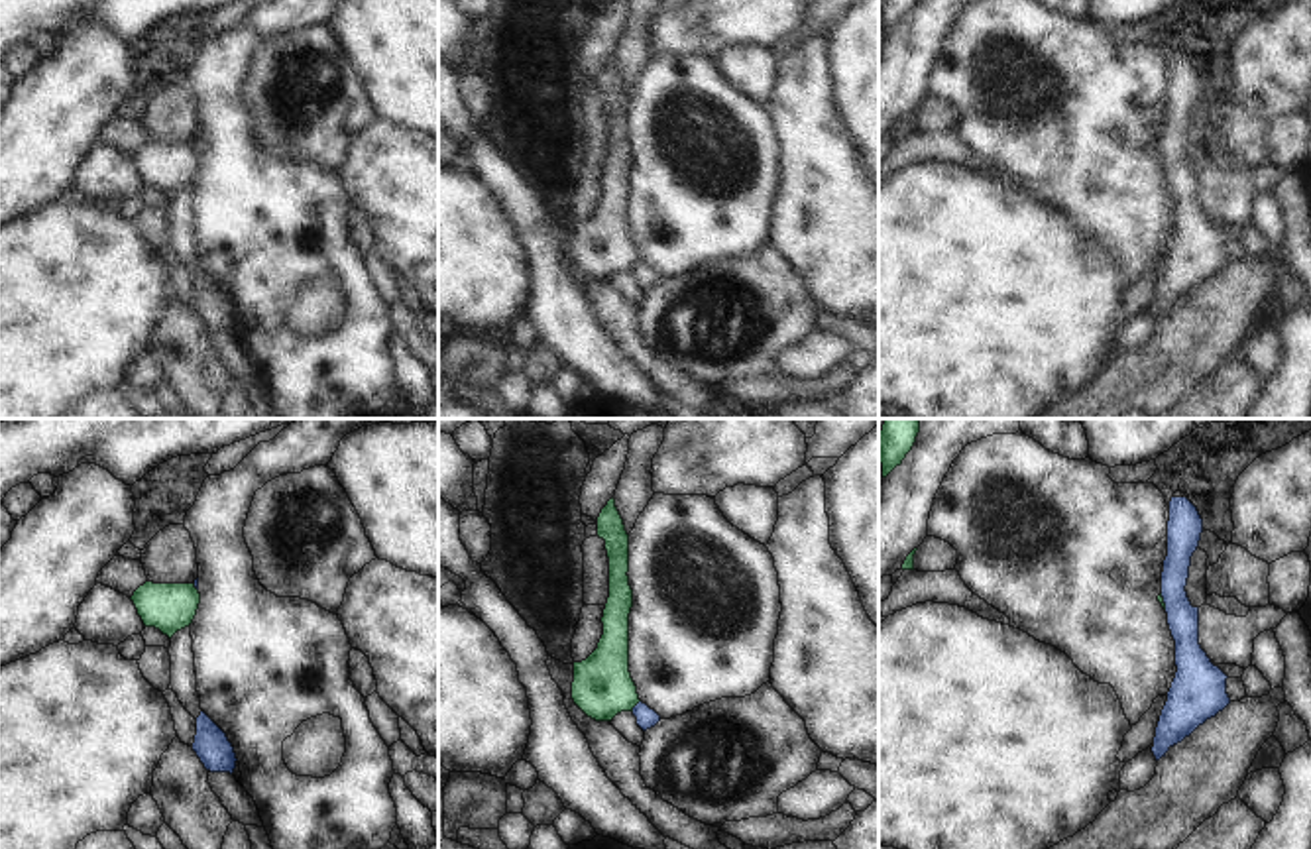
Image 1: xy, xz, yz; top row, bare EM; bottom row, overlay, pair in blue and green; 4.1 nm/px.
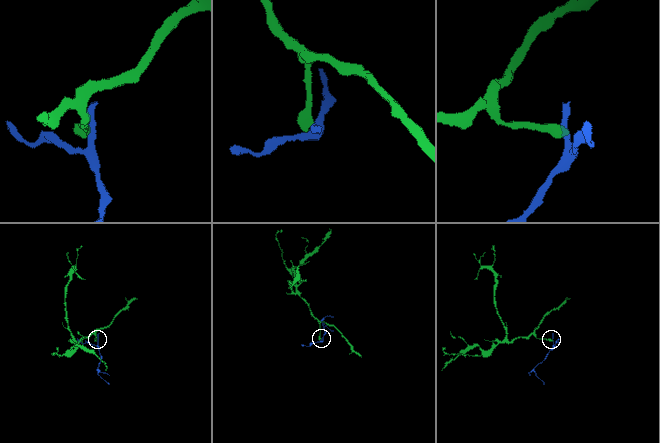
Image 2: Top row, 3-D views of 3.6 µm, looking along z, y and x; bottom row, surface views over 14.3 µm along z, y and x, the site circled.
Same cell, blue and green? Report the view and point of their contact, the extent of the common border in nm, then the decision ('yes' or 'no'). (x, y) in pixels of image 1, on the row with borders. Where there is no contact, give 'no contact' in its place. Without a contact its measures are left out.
meets blue in xz at (635, 706); contact 60 nm long; no

